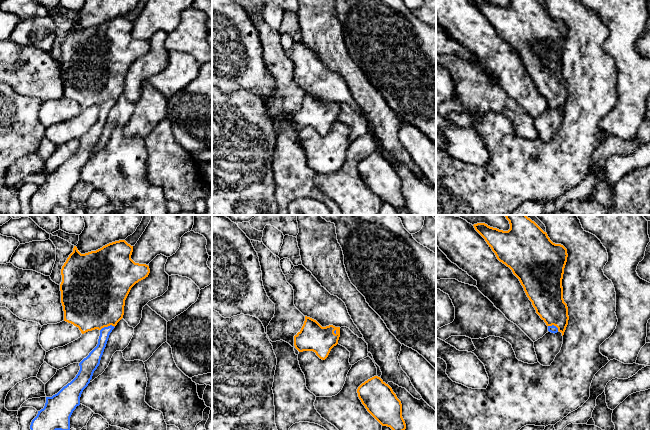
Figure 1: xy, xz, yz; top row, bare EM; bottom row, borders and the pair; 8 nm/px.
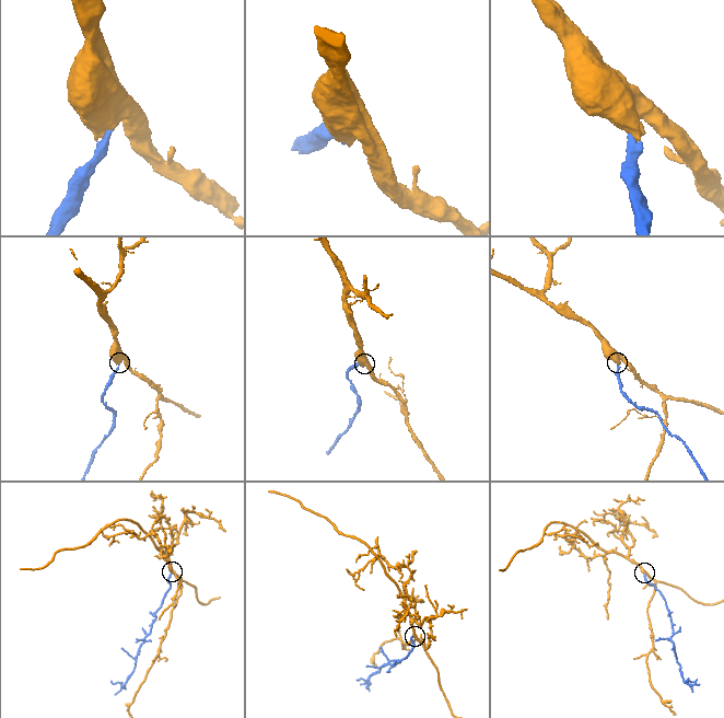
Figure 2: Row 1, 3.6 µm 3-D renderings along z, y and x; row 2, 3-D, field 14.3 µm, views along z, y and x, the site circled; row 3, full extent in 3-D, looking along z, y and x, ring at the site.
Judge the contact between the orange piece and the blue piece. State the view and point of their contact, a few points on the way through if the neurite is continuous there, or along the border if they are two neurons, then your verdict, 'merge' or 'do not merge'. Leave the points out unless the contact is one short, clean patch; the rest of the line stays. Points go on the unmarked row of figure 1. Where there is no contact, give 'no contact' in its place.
xy (107, 102) | across xy (94, 74), (102, 83), (107, 102), (102, 120), (96, 130) | merge

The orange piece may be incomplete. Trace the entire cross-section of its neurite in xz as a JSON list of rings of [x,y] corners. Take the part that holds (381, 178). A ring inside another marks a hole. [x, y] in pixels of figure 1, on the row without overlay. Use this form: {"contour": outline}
{"contour": [[[374,152],[362,159],[357,169],[367,187],[382,202],[390,203],[396,210],[405,207],[401,177],[380,153]]]}

